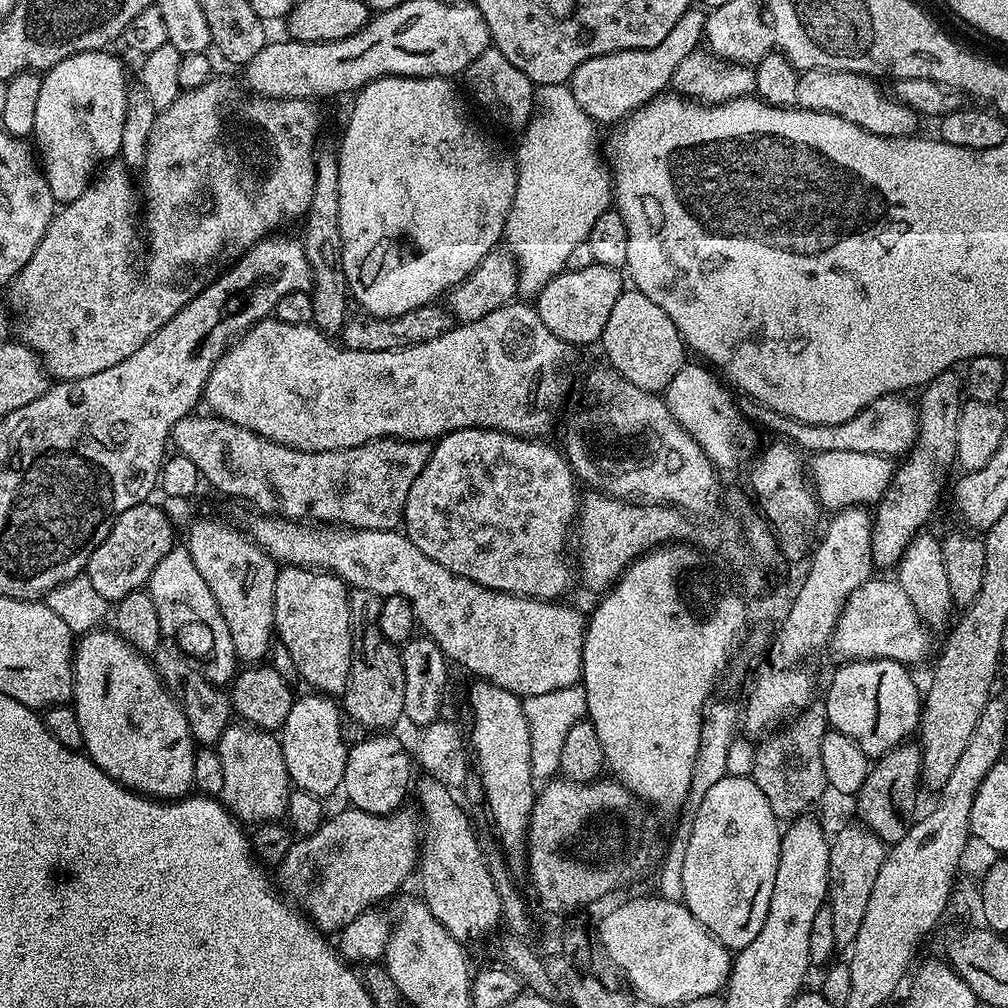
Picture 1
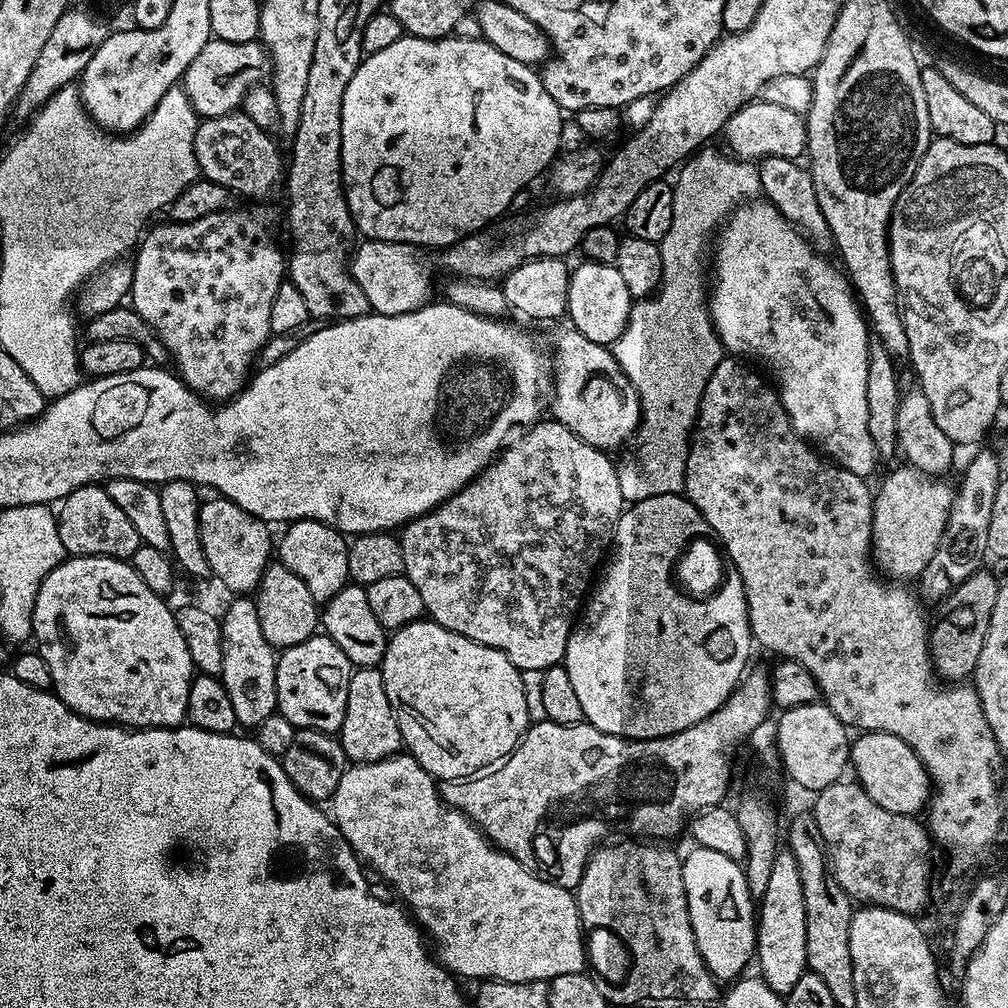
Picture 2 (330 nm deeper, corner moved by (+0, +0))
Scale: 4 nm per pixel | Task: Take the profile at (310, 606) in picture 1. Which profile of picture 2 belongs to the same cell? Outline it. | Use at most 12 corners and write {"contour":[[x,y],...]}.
{"contour":[[293,520],[279,563],[327,602],[348,579],[345,533]]}

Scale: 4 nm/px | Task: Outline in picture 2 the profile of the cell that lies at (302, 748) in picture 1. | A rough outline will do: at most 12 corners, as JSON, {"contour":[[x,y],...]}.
{"contour":[[327,634],[279,653],[276,706],[339,733],[354,666]]}

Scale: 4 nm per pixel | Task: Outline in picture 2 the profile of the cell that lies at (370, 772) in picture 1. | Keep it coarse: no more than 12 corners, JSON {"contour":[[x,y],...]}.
{"contour":[[379,667],[350,678],[338,739],[352,764],[402,741]]}

